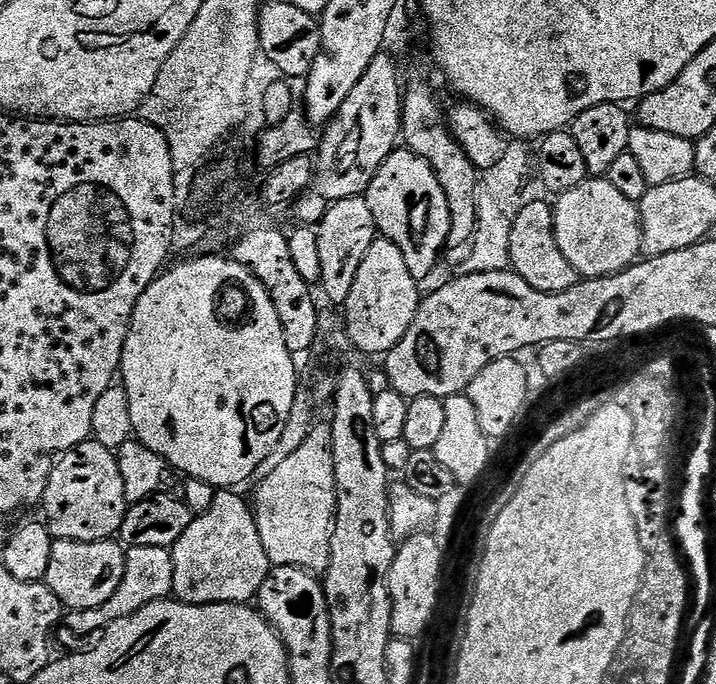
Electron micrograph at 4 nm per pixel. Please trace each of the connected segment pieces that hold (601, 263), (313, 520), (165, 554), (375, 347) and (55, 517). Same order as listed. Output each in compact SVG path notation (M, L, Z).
M585 178L574 190L566 190L555 197L554 238L558 238L558 250L562 250L566 262L574 266L577 277L613 276L631 268L641 259L644 235L640 229L640 209L637 201L625 198L606 178Z
M316 422L302 446L285 459L266 480L255 485L254 511L262 546L273 567L294 565L313 574L322 574L329 567L329 548L336 528L336 483L334 482L334 454L332 453L331 423Z
M134 546L128 548L124 557L124 577L114 590L114 594L105 604L90 610L81 612L69 611L63 617L62 624L66 629L69 628L76 636L92 636L104 631L118 618L126 618L142 606L150 606L150 602L167 600L172 596L172 587L174 586L174 562L172 561L171 551L167 548L158 546Z
M377 238L370 246L370 250L366 250L366 258L362 258L362 266L358 266L358 275L354 278L354 286L350 289L350 298L342 306L347 339L352 339L352 344L358 351L365 352L368 356L383 357L394 346L398 346L406 330L410 330L410 322L414 322L414 314L418 314L420 309L422 299L420 288L421 285L406 266L406 258L402 258L402 250L398 250L394 242Z
M89 438L55 461L42 501L42 520L53 540L98 542L119 533L129 507L116 452Z

